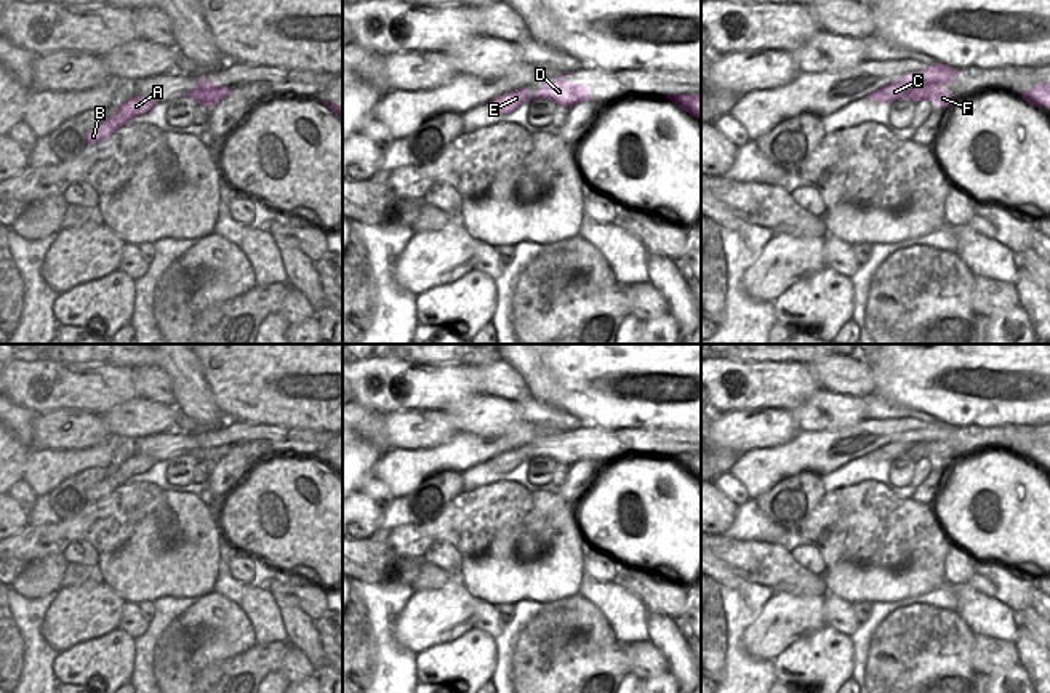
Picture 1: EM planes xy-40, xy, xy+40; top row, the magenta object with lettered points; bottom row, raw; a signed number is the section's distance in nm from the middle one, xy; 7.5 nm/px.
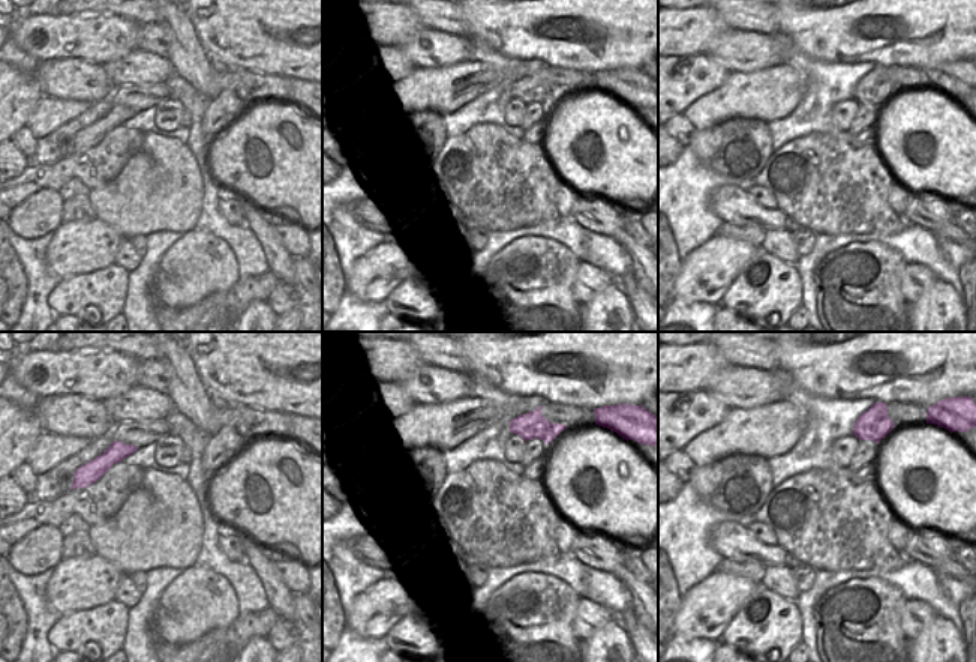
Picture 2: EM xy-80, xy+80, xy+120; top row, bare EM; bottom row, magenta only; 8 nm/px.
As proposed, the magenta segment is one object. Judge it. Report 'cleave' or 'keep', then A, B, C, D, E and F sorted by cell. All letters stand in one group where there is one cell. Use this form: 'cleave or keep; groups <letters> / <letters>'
keep; groups A B C D E F

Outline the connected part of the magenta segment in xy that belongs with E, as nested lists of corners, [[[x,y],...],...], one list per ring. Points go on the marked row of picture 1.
[[[527,88],[493,98],[487,106],[493,114],[512,114],[519,106],[530,102]]]

